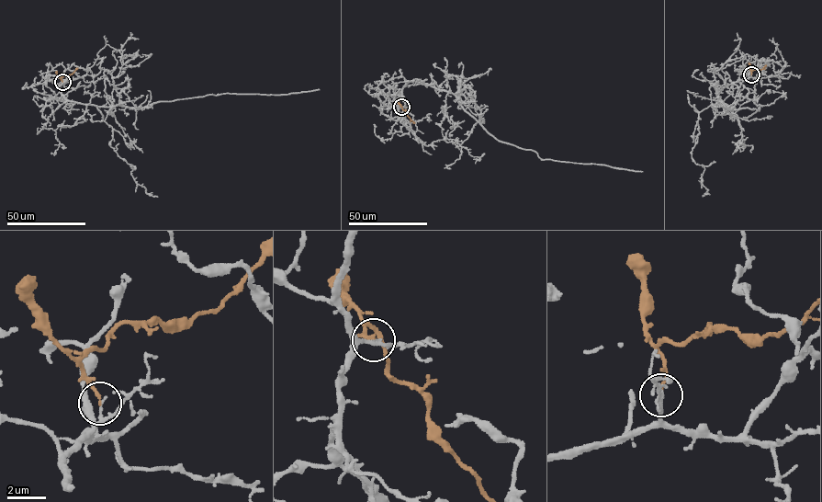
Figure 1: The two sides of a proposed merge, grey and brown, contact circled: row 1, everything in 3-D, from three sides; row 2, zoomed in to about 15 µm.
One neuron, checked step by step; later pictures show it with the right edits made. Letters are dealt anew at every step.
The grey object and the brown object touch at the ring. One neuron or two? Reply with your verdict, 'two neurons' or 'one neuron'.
two neurons

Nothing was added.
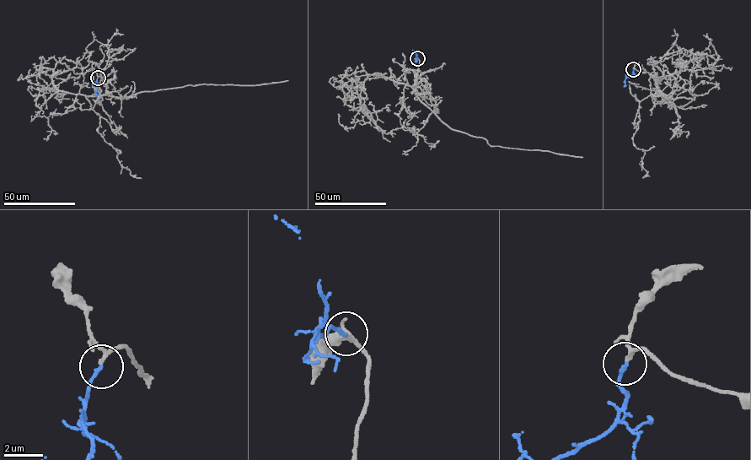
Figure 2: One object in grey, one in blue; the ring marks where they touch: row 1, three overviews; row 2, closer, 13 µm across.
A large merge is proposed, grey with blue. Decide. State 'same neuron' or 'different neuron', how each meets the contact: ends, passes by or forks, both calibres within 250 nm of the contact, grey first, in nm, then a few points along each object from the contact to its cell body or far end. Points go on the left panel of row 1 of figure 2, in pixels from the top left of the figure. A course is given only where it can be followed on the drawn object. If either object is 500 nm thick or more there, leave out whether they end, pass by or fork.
same neuron | grey passes by | blue ends | 160/190 nm | grey via (98, 77), (102, 77), (107, 94), (118, 97), (191, 84), (253, 85), (288, 80) | blue via (98, 77), (96, 94), (99, 94)

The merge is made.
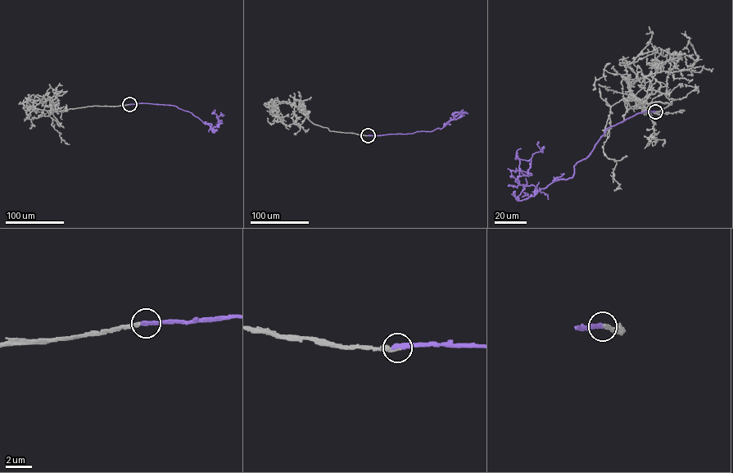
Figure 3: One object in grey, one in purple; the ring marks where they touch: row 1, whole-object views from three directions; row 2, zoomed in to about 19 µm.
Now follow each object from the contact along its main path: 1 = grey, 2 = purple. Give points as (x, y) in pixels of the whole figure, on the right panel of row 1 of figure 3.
1: (655, 111), (671, 104), (649, 103), (629, 88), (652, 74), (689, 70), (697, 56), (688, 40), (688, 52)
2: (655, 111), (606, 129), (572, 175), (539, 190), (516, 180), (528, 173), (541, 150), (538, 142)

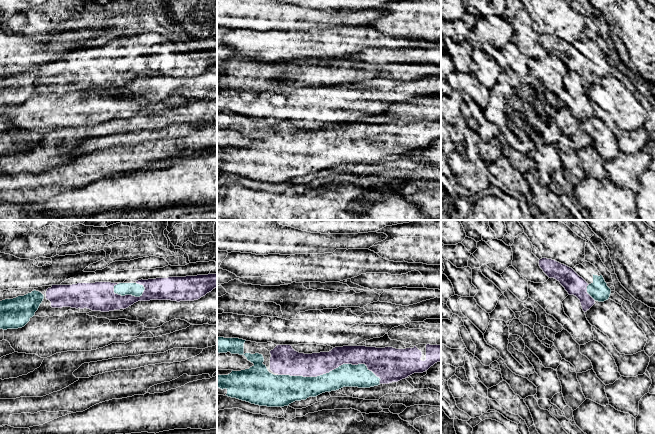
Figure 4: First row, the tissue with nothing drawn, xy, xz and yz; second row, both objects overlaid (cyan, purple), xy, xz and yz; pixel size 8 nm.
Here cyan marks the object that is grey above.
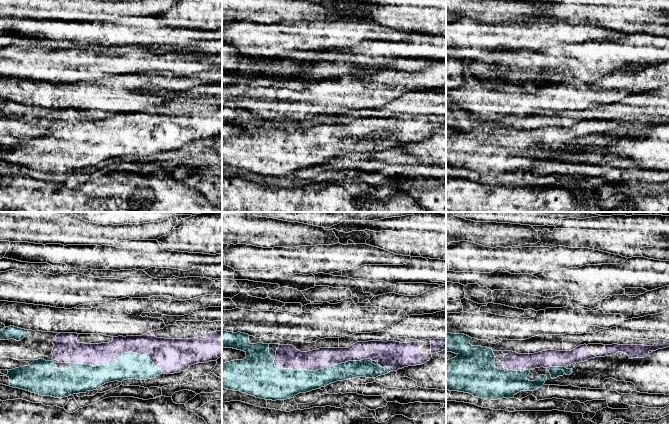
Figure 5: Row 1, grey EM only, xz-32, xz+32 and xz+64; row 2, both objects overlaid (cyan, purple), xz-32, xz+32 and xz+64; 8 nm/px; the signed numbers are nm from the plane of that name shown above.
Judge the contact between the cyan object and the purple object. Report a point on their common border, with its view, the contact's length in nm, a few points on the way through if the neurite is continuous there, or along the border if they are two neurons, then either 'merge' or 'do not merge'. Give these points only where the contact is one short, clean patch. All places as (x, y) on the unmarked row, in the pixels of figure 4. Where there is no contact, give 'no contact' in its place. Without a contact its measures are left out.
xz (330, 147) | 850 nm | merge

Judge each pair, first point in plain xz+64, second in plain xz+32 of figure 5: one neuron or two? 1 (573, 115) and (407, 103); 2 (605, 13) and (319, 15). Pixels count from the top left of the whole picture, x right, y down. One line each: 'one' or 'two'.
1: one
2: two

